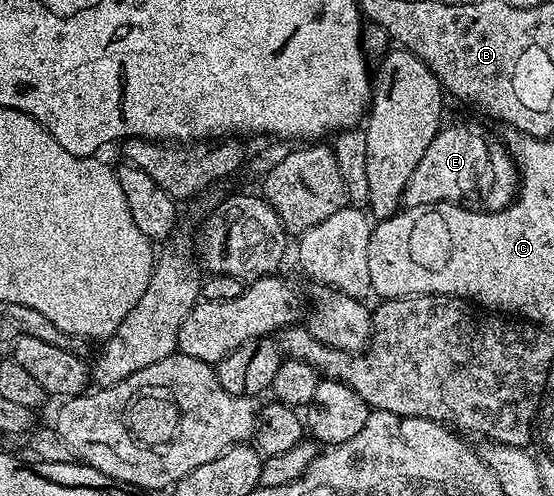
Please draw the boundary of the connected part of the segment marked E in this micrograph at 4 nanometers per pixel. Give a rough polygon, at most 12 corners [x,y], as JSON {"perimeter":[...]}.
{"perimeter":[[440,128],[403,205],[496,213],[521,178],[508,146]]}

